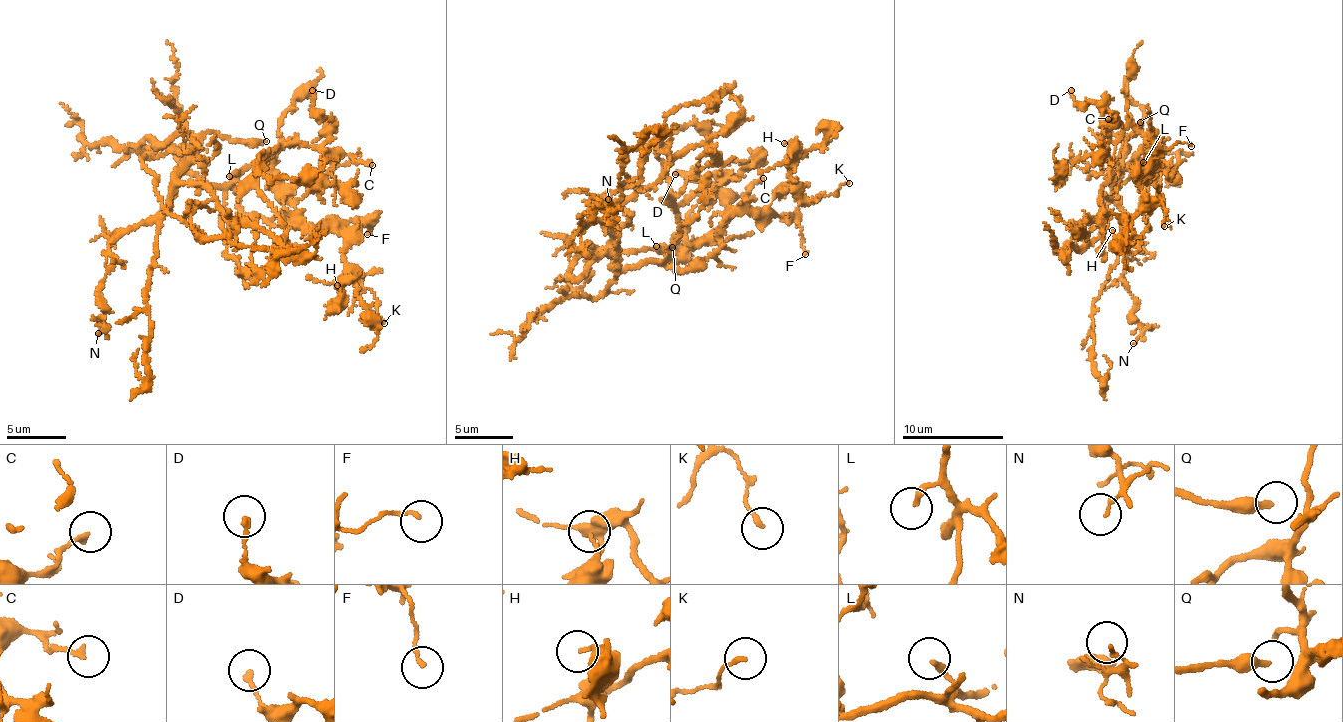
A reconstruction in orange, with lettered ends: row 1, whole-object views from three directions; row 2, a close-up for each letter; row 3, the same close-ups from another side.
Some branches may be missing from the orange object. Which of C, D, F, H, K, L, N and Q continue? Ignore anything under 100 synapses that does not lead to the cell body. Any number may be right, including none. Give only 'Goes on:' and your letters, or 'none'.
Goes on: Q

